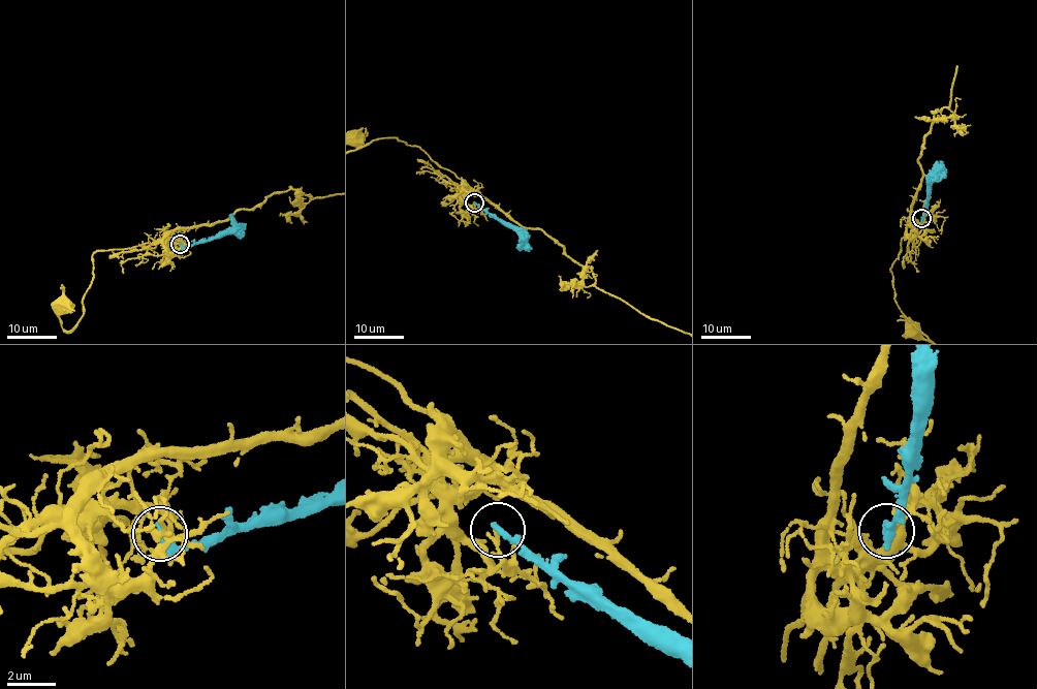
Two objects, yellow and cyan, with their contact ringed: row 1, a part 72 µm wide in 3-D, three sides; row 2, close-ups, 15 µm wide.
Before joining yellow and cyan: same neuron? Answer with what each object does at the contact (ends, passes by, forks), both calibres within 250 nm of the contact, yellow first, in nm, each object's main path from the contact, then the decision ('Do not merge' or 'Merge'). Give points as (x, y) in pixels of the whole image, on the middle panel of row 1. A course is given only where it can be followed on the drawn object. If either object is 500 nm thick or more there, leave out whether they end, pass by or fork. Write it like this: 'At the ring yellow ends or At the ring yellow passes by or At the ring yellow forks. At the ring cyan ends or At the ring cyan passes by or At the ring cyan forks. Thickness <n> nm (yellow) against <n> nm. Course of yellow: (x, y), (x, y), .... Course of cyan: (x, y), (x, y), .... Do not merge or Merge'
At the ring yellow ends. At the ring cyan ends. Thickness 160 nm (yellow) against 280 nm. Course of yellow: (474, 202), (475, 211), (465, 197), (464, 182), (452, 173), (393, 136). Course of cyan: (474, 202), (526, 239), (526, 249). Do not merge

